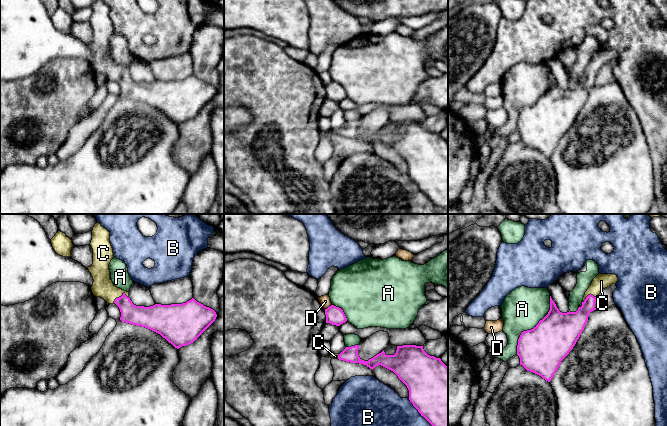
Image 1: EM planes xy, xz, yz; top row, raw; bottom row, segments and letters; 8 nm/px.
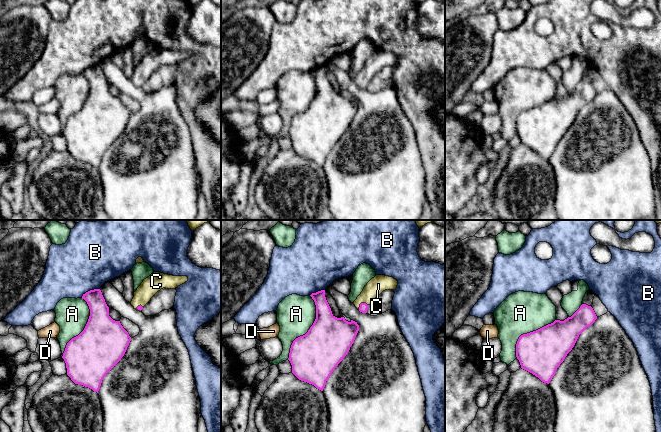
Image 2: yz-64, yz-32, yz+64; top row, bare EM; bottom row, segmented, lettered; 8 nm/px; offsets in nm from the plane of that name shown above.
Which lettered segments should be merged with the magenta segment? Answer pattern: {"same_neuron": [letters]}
{"same_neuron": ["C"]}

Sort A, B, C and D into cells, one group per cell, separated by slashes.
A / B / C / D

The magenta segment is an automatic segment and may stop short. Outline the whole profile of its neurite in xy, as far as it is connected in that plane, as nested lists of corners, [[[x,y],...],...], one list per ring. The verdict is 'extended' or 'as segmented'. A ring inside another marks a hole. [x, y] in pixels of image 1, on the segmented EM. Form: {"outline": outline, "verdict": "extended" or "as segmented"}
{"outline": [[[96,223],[92,230],[90,243],[93,249],[93,264],[88,267],[93,277],[92,293],[95,297],[103,298],[108,304],[116,304],[121,312],[120,320],[136,326],[150,329],[171,343],[175,348],[193,343],[215,321],[216,312],[197,302],[194,298],[182,304],[161,305],[155,304],[150,307],[136,306],[129,298],[129,292],[117,288],[110,279],[109,264],[114,257],[110,243],[110,232]]], "verdict": "extended"}

